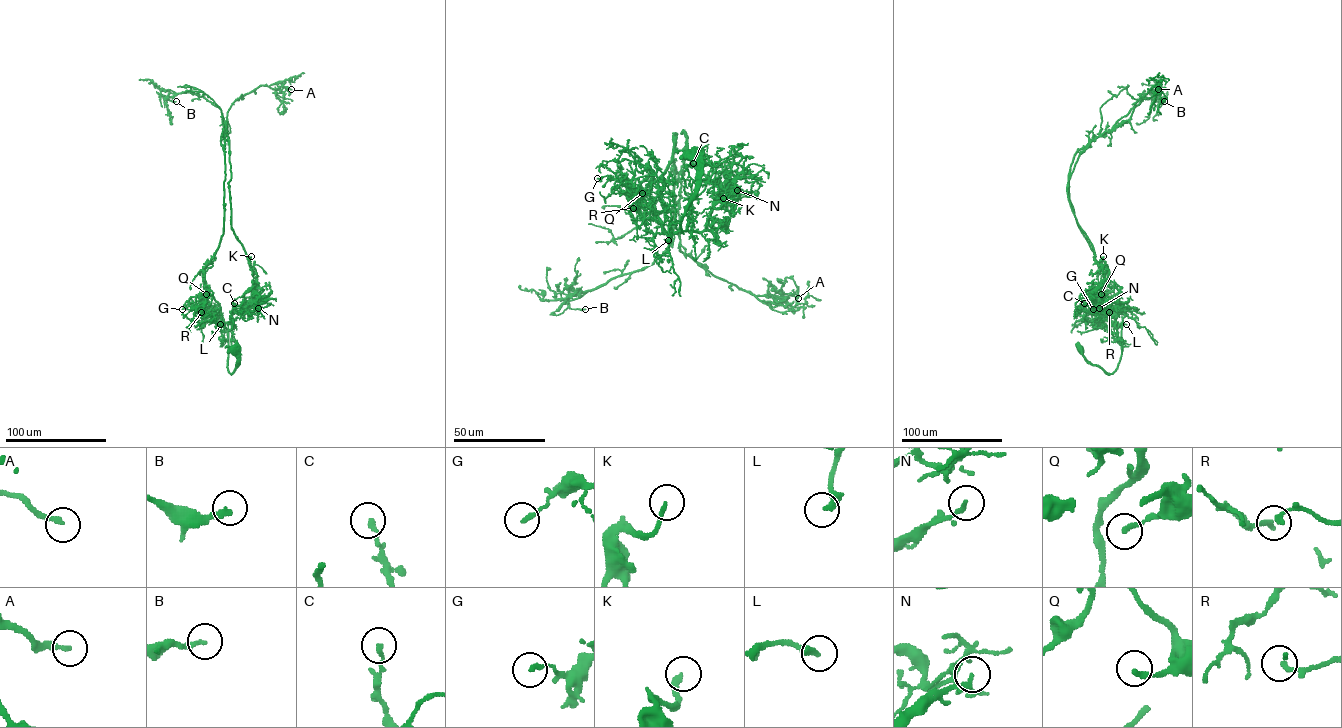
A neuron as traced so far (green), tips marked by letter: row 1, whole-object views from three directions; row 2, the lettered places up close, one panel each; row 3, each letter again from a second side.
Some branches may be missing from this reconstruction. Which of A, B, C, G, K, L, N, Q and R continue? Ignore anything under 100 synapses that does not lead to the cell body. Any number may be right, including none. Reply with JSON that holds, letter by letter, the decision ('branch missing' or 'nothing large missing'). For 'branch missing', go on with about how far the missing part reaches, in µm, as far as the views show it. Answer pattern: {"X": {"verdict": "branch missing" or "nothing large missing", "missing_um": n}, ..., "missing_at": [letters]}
{"A": {"verdict": "nothing large missing"}, "B": {"verdict": "nothing large missing"}, "C": {"verdict": "nothing large missing"}, "G": {"verdict": "nothing large missing"}, "K": {"verdict": "nothing large missing"}, "L": {"verdict": "nothing large missing"}, "N": {"verdict": "nothing large missing"}, "Q": {"verdict": "nothing large missing"}, "R": {"verdict": "nothing large missing"}, "missing_at": []}

